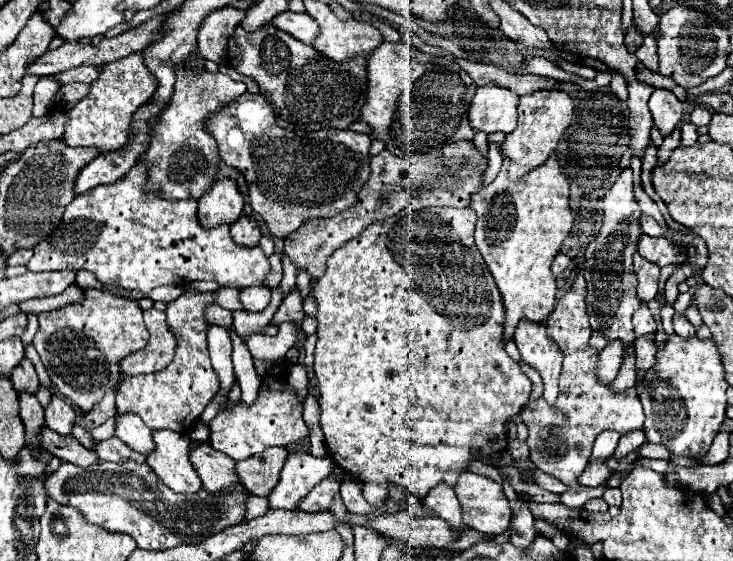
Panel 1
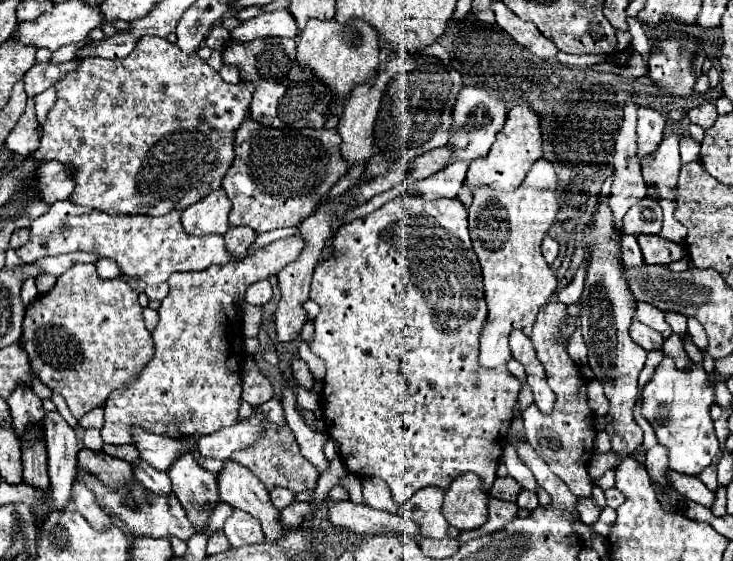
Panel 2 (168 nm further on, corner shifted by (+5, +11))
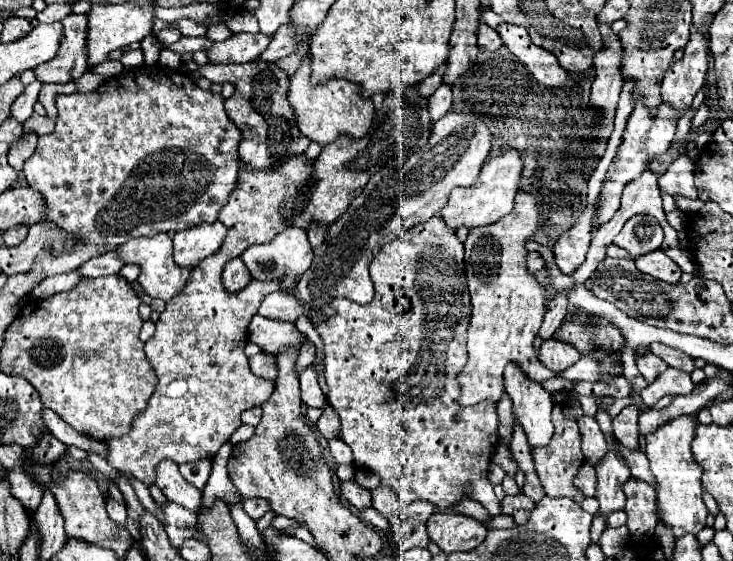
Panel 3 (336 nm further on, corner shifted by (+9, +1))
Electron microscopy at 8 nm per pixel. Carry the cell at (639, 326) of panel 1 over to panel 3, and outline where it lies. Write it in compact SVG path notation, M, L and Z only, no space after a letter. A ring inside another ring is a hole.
M647 350L637 356L637 368L647 382L653 382L653 378L657 378L667 368L667 364L661 358L657 358L651 350Z

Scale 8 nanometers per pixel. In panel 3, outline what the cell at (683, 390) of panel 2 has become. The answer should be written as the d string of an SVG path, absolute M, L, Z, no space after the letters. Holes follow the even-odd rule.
M691 414L677 416L659 430L647 434L647 458L651 464L651 472L657 480L657 506L661 520L673 528L675 538L683 534L697 534L705 526L707 508L701 498L701 466L695 462L691 452L691 442L695 438L697 418Z

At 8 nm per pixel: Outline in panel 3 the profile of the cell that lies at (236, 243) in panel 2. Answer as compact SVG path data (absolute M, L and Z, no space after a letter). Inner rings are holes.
M241 256L237 258L231 258L225 268L223 268L223 284L227 290L235 292L235 290L241 290L243 286L247 286L251 280L251 274L247 270L247 266L243 264Z

